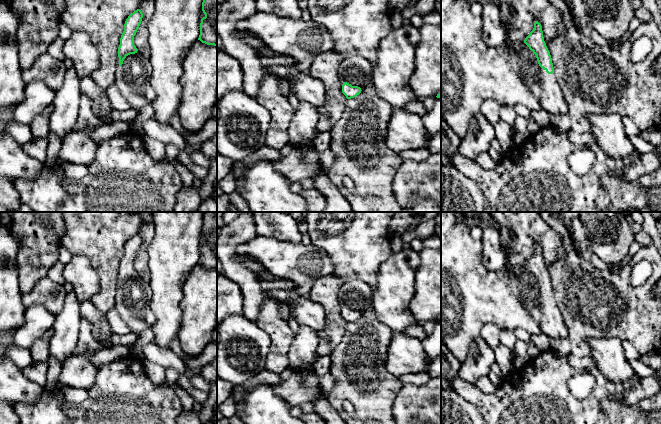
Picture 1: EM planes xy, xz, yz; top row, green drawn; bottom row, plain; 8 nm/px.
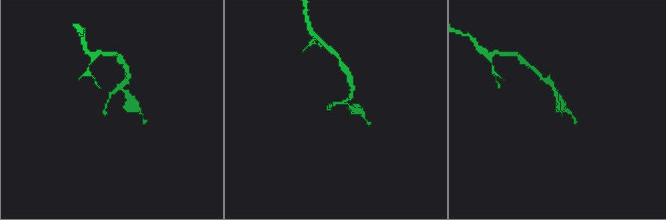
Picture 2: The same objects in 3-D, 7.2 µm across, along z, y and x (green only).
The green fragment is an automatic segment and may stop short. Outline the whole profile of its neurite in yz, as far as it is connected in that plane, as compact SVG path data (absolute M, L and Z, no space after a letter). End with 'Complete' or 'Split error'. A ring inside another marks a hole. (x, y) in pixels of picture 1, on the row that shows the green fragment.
M535 21L525 40L513 43L508 52L512 68L539 100L542 110L548 114L568 113L569 107L554 74L541 24Z. Split error

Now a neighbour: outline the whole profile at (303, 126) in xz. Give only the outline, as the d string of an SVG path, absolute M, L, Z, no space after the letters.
M300 101L298 109L294 112L289 128L289 142L299 145L305 142L314 142L319 120L317 108L308 102Z

